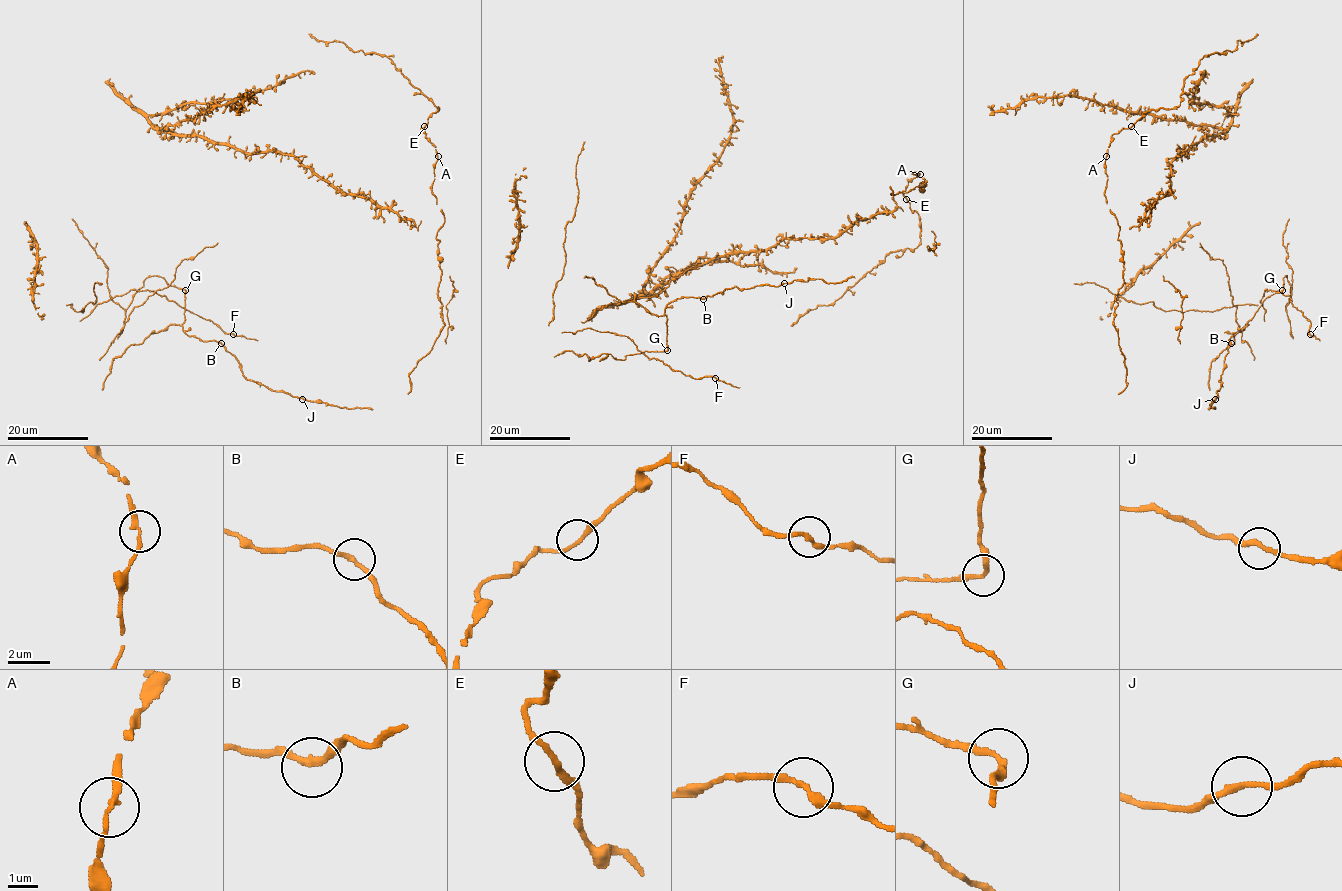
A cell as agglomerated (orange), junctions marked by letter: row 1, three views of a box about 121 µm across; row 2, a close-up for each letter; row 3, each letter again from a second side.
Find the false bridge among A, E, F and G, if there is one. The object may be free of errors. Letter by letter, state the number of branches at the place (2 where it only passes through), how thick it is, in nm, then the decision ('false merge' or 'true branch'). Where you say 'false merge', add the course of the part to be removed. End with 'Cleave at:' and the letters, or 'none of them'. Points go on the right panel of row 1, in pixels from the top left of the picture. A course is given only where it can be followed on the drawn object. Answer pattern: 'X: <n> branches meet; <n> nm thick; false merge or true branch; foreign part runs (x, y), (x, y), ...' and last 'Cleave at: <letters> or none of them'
A: 2 branches meet; 190 nm thick; true branch
E: 2 branches meet; 190 nm thick; true branch
F: 2 branches meet; 200 nm thick; true branch
G: 2 branches meet; 220 nm thick; false merge
Cleave at: G

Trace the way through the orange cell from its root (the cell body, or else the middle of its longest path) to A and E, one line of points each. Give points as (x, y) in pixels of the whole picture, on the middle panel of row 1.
A: (892, 196), (926, 181), (919, 184), (923, 192), (918, 186), (926, 185), (926, 180), (913, 173), (919, 174)
E: (892, 196), (926, 181), (923, 192), (926, 180), (913, 173), (919, 173), (907, 179), (906, 199)

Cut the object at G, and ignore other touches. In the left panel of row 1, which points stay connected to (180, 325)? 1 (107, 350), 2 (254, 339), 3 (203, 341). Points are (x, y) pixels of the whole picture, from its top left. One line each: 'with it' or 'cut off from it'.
1: cut off from it
2: cut off from it
3: with it

